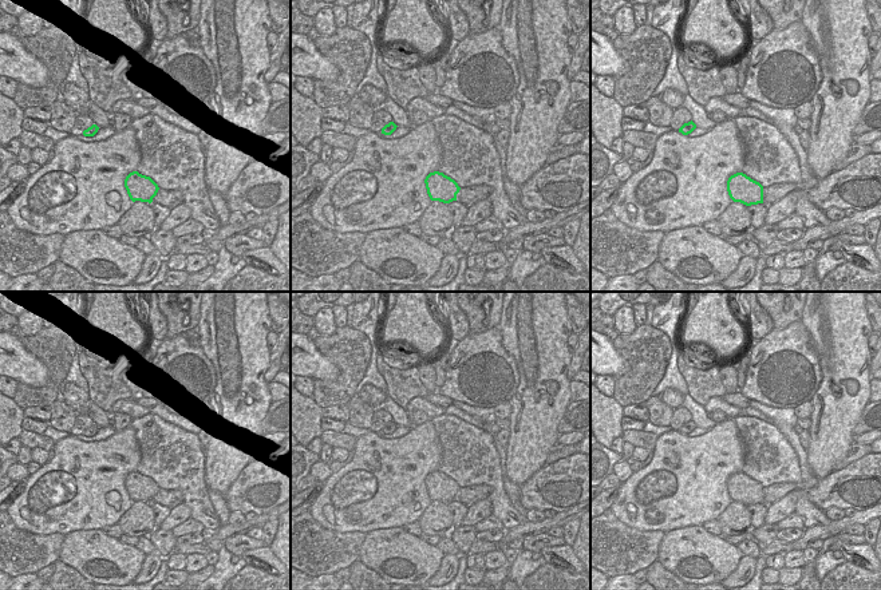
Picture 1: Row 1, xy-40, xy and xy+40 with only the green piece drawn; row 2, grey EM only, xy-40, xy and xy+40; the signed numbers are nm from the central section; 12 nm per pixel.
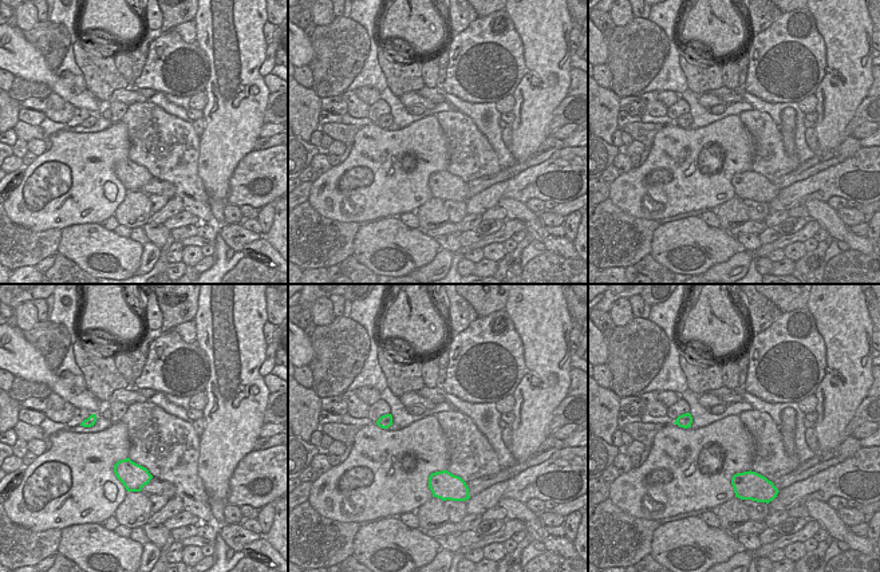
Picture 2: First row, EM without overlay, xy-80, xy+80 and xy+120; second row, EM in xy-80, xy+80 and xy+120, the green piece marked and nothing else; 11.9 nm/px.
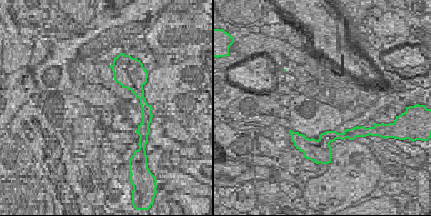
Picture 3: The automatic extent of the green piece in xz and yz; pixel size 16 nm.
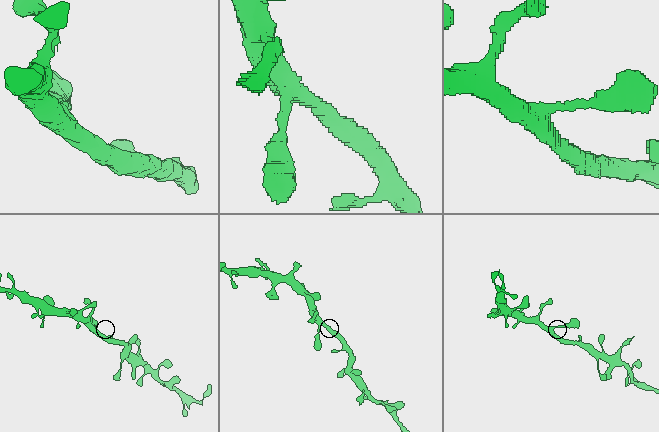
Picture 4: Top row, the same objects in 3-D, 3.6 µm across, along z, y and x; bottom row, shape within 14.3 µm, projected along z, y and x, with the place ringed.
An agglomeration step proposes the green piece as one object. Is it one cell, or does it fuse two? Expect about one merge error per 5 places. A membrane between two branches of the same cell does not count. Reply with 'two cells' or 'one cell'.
one cell

